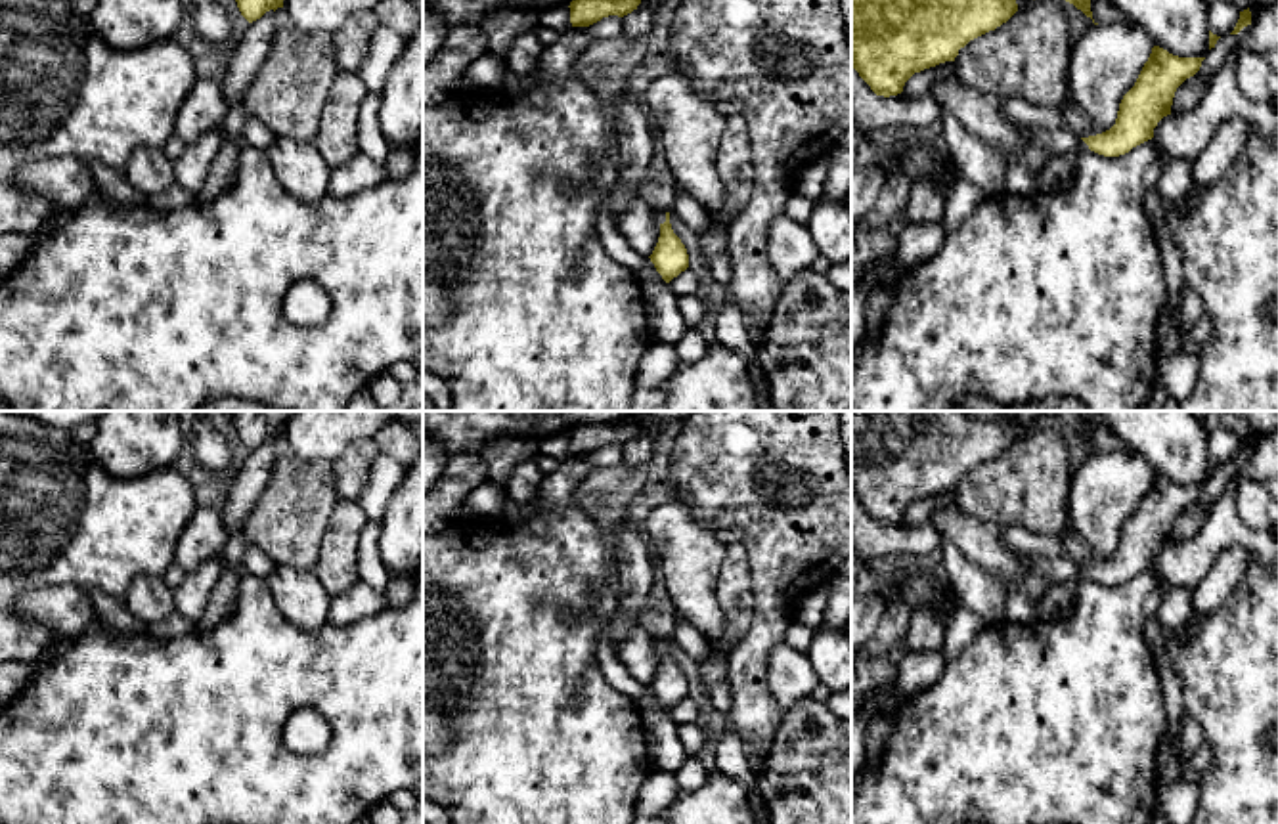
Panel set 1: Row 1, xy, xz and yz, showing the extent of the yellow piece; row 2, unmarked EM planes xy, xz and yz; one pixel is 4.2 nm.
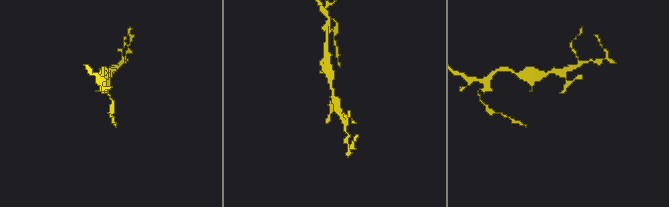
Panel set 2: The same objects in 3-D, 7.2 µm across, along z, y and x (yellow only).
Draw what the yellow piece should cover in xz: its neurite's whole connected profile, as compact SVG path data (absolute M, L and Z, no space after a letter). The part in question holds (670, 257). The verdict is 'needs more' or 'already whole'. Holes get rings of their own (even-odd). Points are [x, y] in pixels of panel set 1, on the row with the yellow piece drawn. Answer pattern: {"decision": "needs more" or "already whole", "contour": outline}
{"decision": "needs more", "contour": "M650 197L654 203L656 220L660 224L660 237L649 258L662 279L670 283L673 277L689 268L689 254L681 239L672 229L670 212L666 212L660 205L662 197Z"}

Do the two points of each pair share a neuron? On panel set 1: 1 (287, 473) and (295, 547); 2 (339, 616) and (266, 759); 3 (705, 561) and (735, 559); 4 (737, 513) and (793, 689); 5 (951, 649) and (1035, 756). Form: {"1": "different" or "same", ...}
{"1": "same", "2": "different", "3": "different", "4": "different", "5": "different"}

